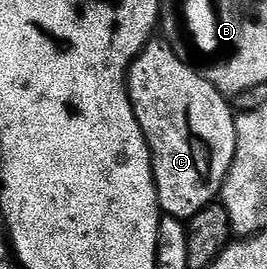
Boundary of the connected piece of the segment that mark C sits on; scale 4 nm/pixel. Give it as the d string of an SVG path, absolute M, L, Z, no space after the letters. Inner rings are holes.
M159 37L152 38L151 42L143 47L143 52L131 63L131 70L127 73L127 93L131 97L135 116L141 125L141 133L151 150L151 172L155 174L155 188L159 198L160 212L163 215L172 215L186 221L197 213L201 213L201 209L205 209L210 203L216 202L220 198L223 182L233 165L233 157L235 156L235 121L237 115L229 102L228 96L222 95L212 83L205 81L205 77L201 77L199 70L194 66L191 68L179 55L182 54L172 47L170 43Z

